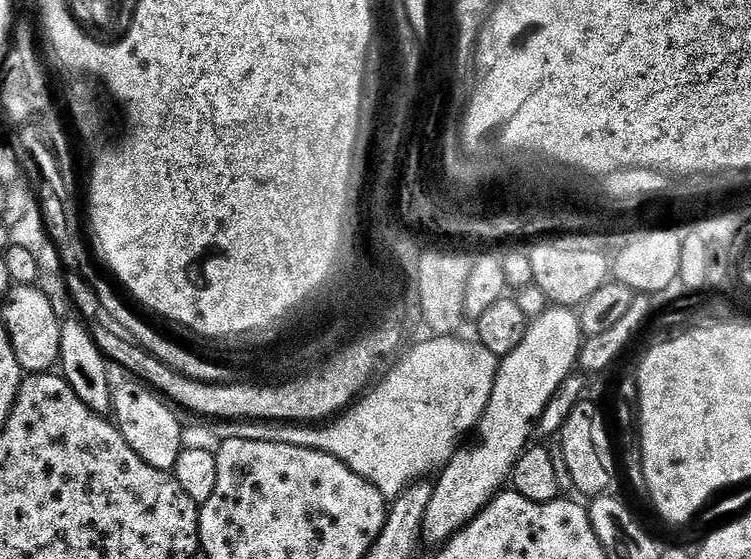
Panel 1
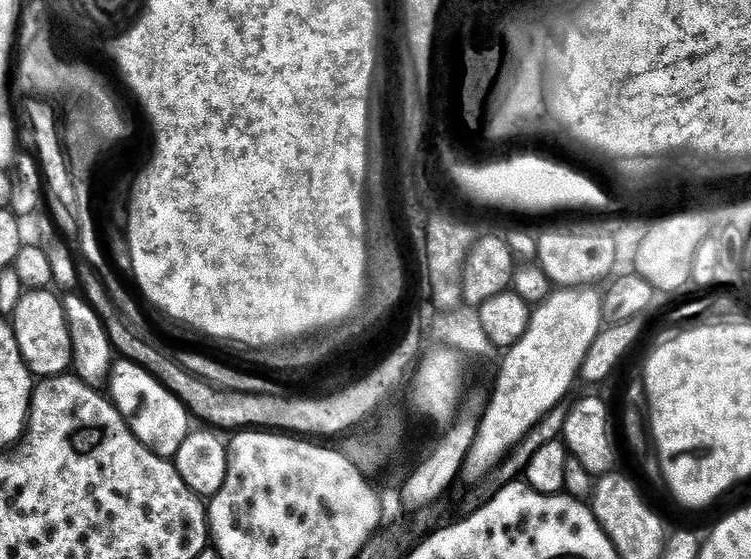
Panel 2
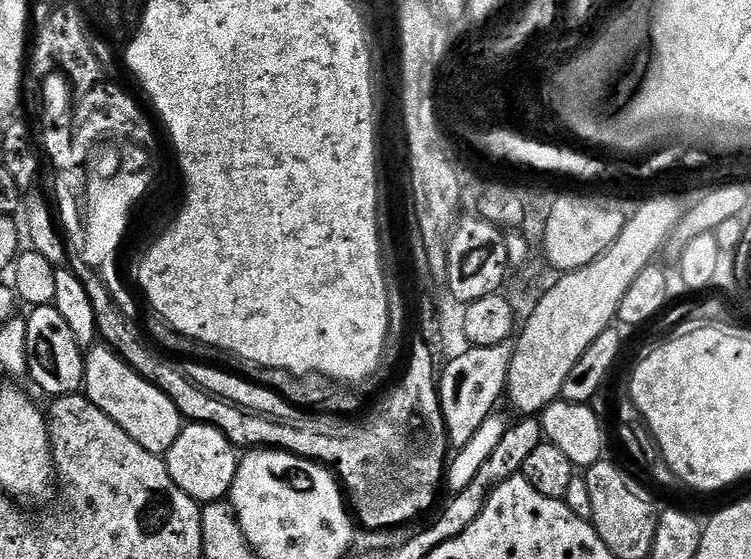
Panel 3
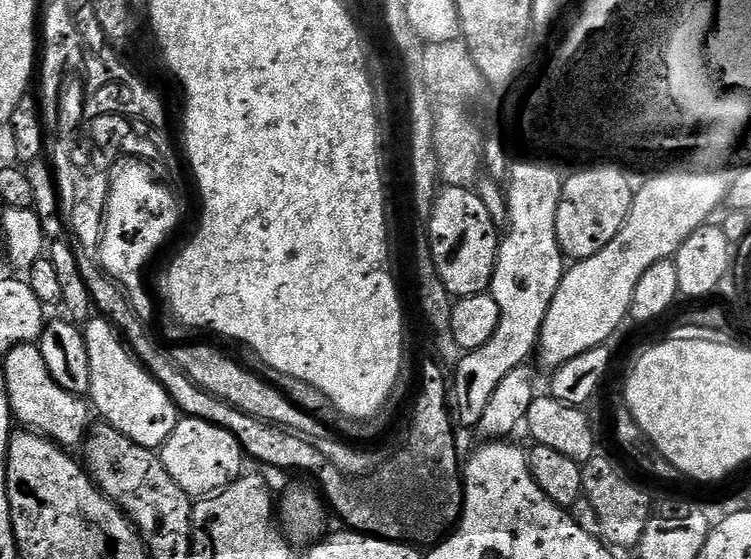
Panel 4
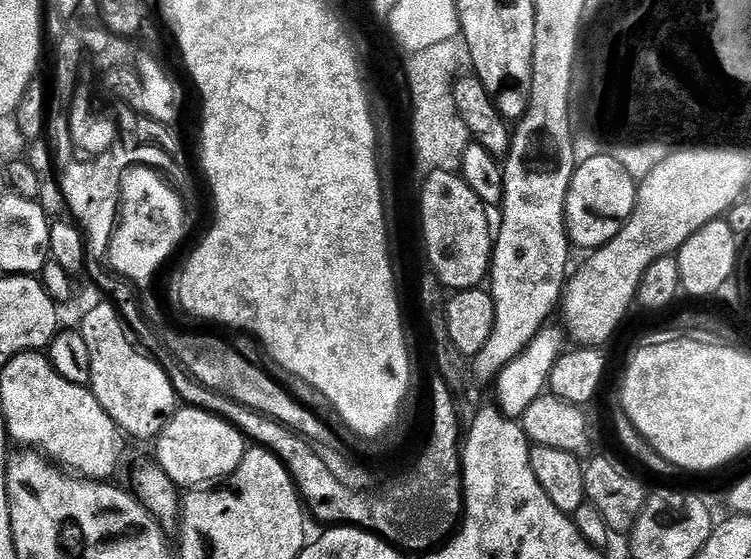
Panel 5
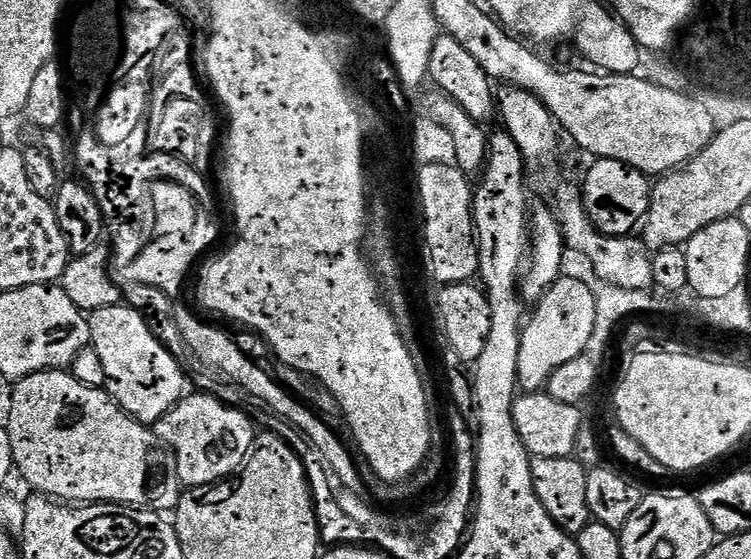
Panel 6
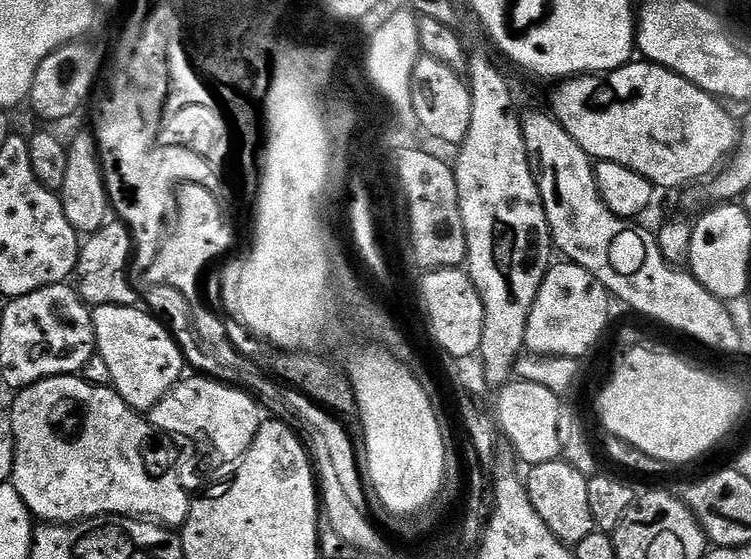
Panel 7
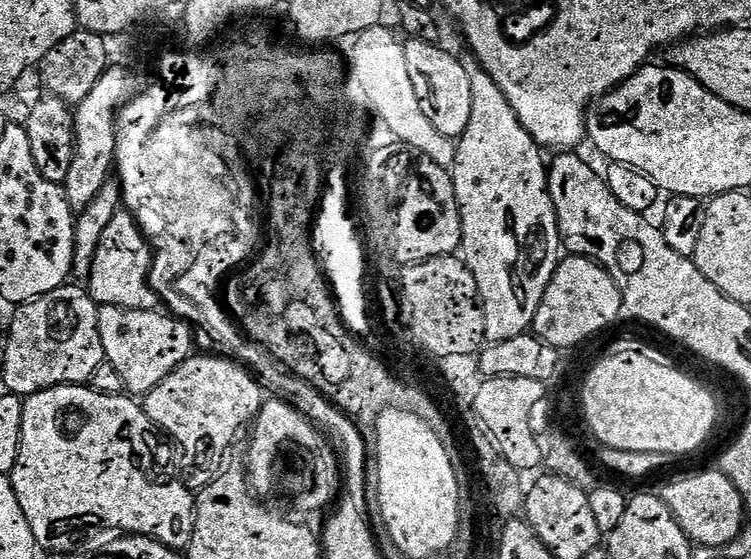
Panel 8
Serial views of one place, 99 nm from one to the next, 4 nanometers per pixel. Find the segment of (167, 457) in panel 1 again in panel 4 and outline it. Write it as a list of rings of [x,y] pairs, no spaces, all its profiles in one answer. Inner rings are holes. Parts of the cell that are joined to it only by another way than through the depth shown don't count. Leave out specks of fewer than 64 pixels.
[[[107,318],[99,319],[89,319],[82,328],[86,352],[89,354],[90,382],[87,395],[92,396],[92,400],[90,399],[91,407],[95,411],[96,408],[100,411],[99,419],[103,423],[110,425],[114,430],[118,430],[126,438],[130,438],[130,442],[134,442],[143,448],[158,450],[166,442],[166,438],[170,438],[170,434],[174,434],[174,426],[178,419],[177,406],[172,401],[168,389],[163,384],[159,384],[153,378],[152,373],[132,355],[116,325]]]

